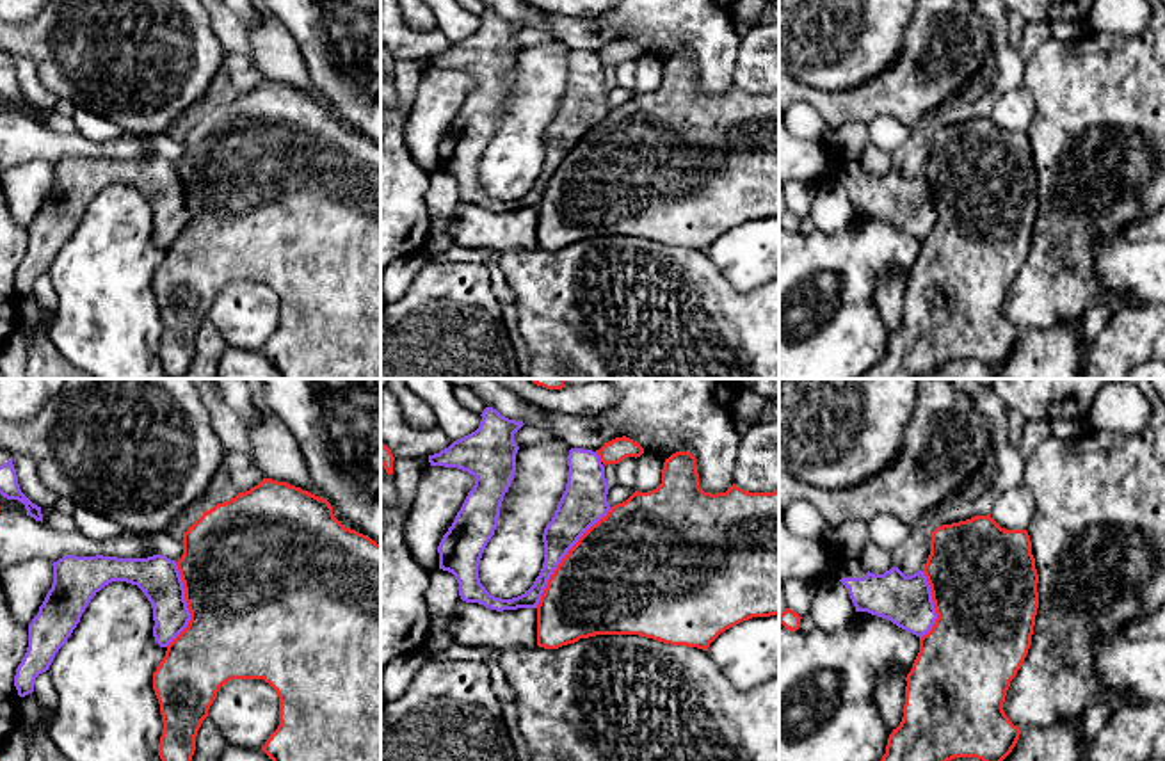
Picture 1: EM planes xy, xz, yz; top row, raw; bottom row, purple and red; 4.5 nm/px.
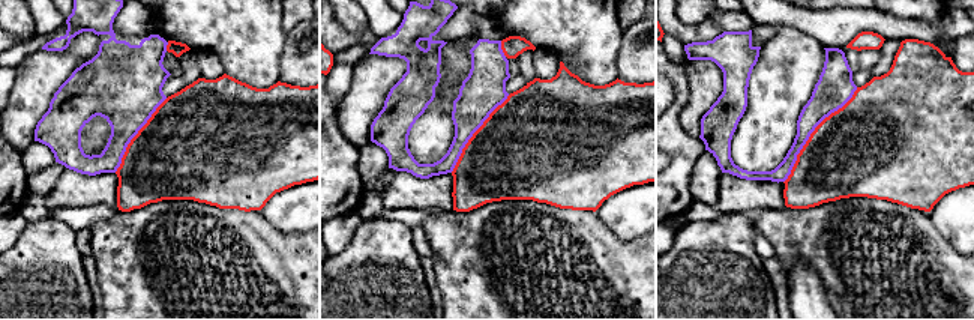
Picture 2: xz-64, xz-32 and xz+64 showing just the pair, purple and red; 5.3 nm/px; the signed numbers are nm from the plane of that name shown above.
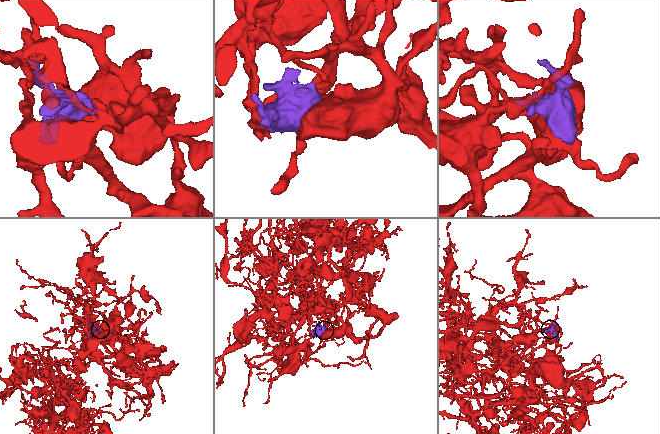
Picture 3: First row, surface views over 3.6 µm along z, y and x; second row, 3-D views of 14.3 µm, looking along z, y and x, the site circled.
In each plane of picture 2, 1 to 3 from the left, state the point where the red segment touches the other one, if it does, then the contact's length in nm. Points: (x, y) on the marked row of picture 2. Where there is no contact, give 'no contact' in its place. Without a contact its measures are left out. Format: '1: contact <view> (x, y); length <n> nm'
1: contact xz-64 (135, 134); length 480 nm
2: contact xz-32 (473, 132); length 500 nm
3: contact xz+64 (812, 131); length 650 nm

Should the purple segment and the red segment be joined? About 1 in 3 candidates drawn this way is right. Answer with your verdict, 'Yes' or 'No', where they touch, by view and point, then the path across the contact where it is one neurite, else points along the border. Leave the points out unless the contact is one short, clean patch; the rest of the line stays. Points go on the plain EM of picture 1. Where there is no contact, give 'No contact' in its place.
No. Touches purple at xz (564, 157)

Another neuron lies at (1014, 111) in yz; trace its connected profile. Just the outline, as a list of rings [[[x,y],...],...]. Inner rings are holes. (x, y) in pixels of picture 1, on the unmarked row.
[[[1021,84],[998,98],[991,119],[1005,132],[1026,132],[1035,116],[1035,98]]]

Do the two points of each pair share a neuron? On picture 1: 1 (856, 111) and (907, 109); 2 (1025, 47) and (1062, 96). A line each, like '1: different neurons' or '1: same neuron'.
1: same neuron
2: different neurons

